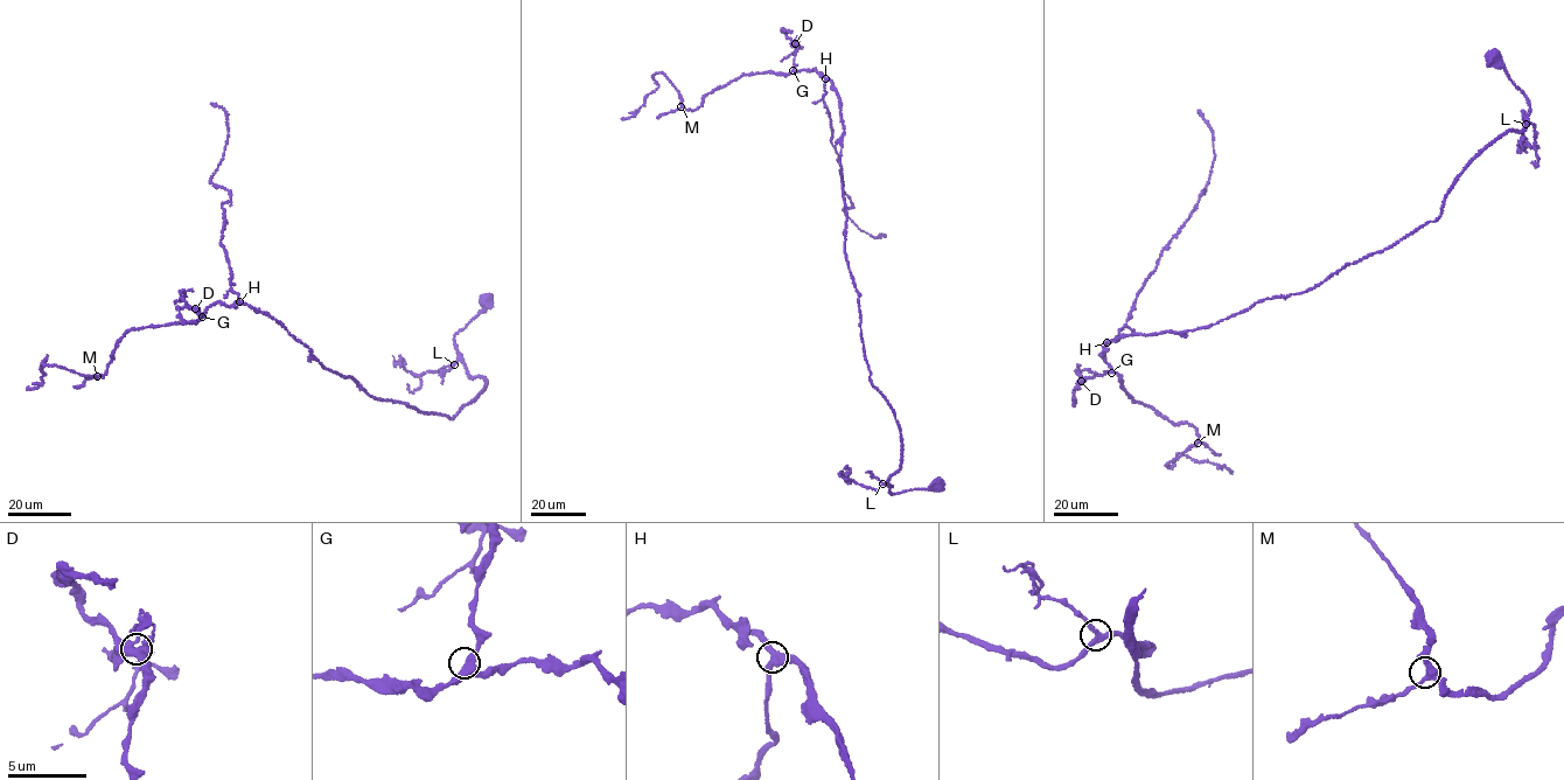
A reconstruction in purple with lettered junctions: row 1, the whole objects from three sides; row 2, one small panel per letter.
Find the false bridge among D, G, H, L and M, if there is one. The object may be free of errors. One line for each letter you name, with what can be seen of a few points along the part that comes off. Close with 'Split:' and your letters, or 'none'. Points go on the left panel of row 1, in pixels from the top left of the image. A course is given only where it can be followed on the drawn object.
D: Course of the part to remove: (194, 308), (187, 304), (182, 292), (183, 296), (174, 304)
Split: D

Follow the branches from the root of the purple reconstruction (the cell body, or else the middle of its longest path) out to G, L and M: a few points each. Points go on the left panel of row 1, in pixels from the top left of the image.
G: (484, 301), (454, 339), (467, 374), (487, 383), (451, 418), (371, 397), (245, 304), (215, 304), (202, 317)
L: (484, 301), (488, 303), (483, 311), (456, 332), (456, 350), (462, 361), (459, 359), (454, 364)
M: (484, 301), (454, 339), (487, 383), (452, 418), (371, 397), (236, 303), (126, 331), (97, 376)

